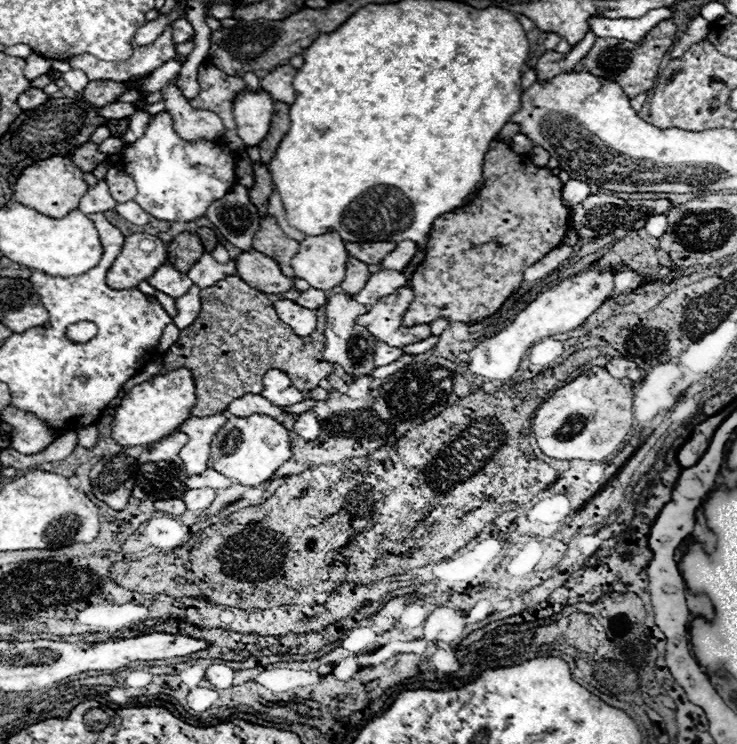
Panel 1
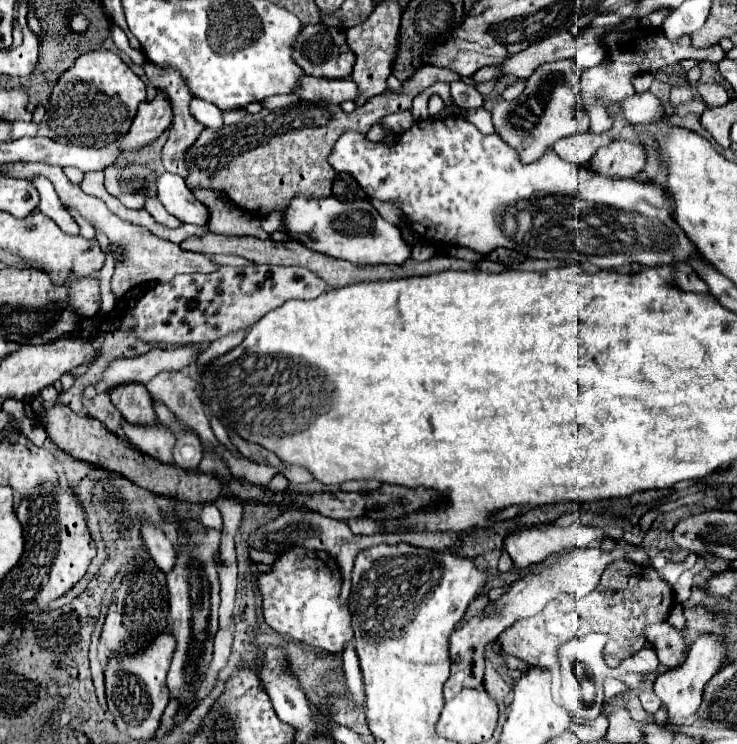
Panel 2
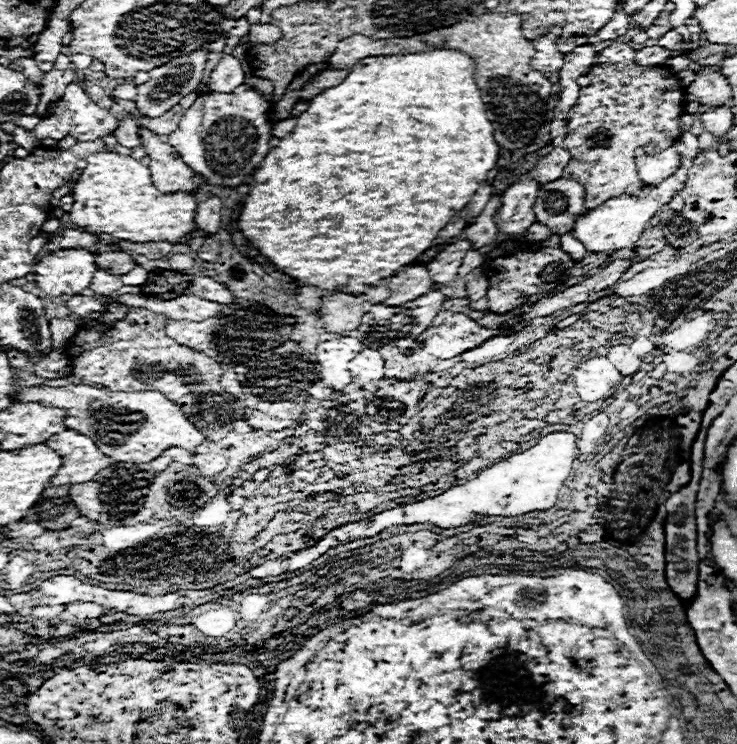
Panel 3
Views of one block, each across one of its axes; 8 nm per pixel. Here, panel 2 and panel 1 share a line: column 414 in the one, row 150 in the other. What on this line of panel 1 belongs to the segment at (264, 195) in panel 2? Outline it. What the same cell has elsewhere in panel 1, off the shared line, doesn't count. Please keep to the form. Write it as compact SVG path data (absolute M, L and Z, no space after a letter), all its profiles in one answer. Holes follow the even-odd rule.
M92 142L82 144L82 146L78 146L78 148L70 154L70 160L72 160L82 172L92 172L98 162L106 160L106 156L100 154L96 148L98 148L98 146L92 144Z

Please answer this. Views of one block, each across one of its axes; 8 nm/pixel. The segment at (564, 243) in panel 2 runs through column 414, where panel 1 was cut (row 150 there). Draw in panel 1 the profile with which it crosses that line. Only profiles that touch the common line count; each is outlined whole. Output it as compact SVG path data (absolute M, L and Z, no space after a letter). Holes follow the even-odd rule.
M166 110L152 116L142 138L124 146L120 164L138 188L134 202L150 216L166 222L192 222L204 216L206 208L236 184L232 150L222 142L182 140L174 130L172 114Z

